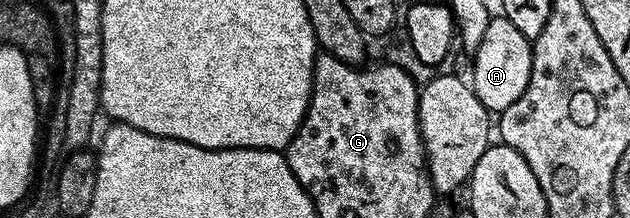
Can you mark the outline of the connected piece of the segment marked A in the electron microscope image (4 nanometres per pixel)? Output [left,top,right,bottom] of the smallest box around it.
[470,17,532,113]

